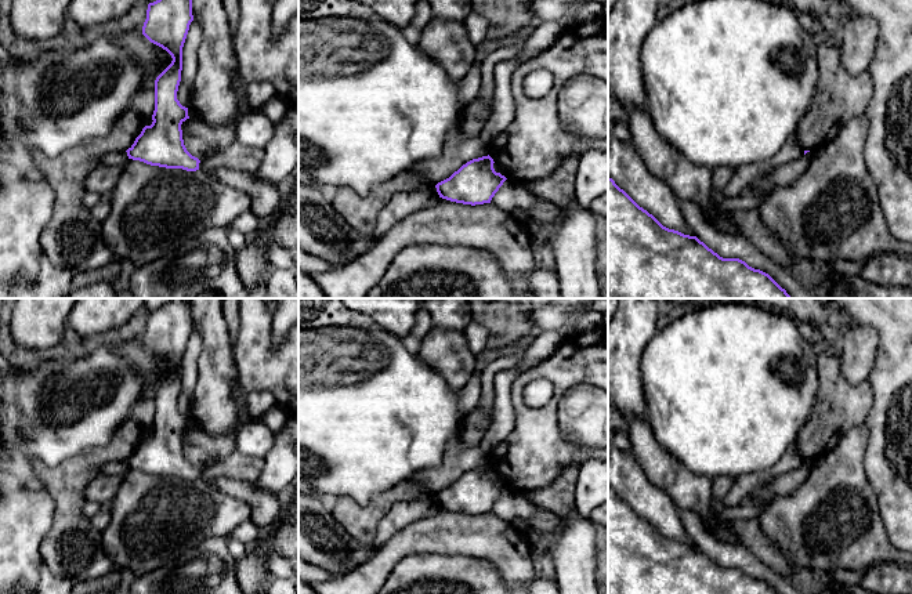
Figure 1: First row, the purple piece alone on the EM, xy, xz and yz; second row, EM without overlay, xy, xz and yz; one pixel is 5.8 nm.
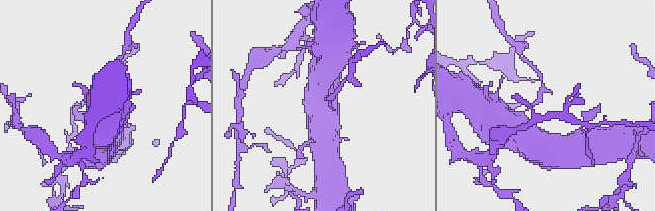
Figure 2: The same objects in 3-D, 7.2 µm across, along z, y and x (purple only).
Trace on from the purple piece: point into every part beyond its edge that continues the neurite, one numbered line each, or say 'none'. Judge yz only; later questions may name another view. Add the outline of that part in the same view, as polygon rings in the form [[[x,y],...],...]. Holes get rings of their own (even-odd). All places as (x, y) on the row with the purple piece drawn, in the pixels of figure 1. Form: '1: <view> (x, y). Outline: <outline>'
none

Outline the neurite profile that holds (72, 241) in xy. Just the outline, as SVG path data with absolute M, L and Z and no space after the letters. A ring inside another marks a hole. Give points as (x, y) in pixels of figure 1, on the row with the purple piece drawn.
M131 108L122 113L106 135L87 140L57 157L47 157L40 151L28 153L25 162L35 167L54 191L54 211L40 235L40 242L44 254L55 267L76 274L104 268L116 258L104 242L102 224L83 206L83 196L87 193L84 180L106 153L131 148L144 127L145 119Z

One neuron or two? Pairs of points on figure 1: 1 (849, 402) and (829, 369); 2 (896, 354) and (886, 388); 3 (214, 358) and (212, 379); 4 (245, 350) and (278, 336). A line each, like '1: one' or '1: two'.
1: one
2: one
3: one
4: two

